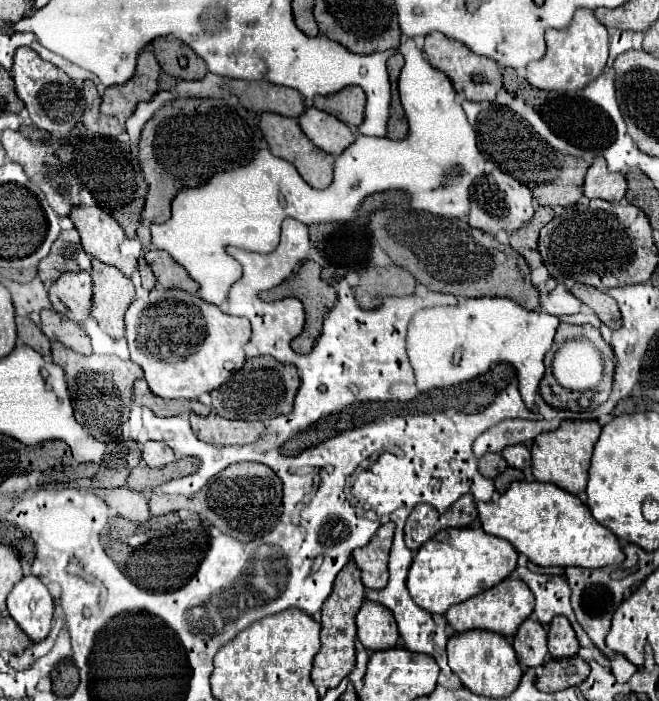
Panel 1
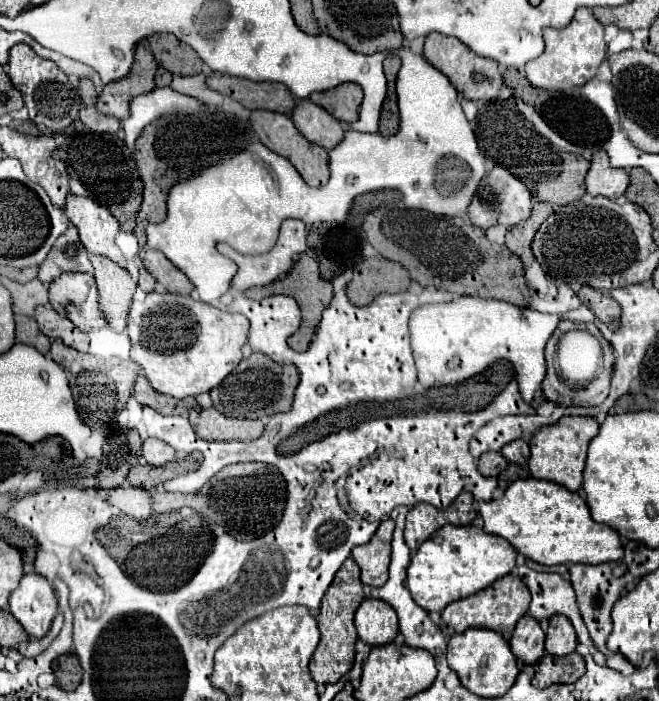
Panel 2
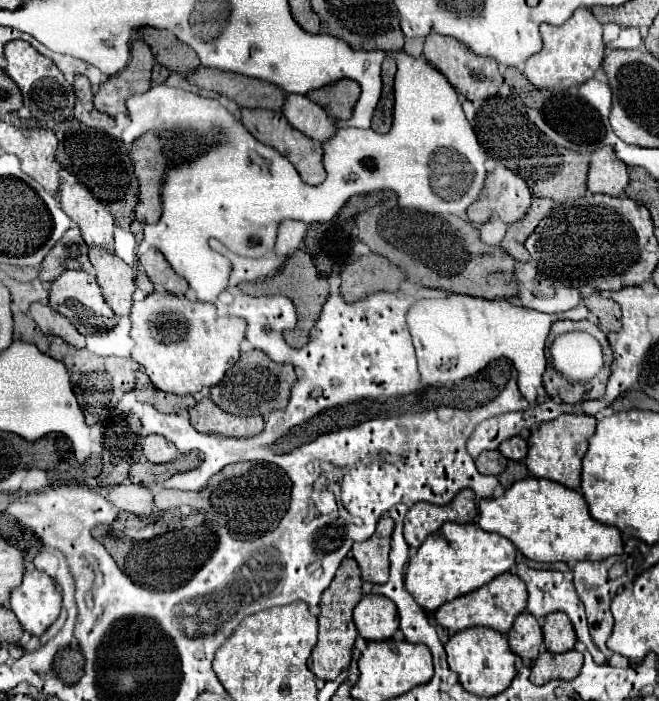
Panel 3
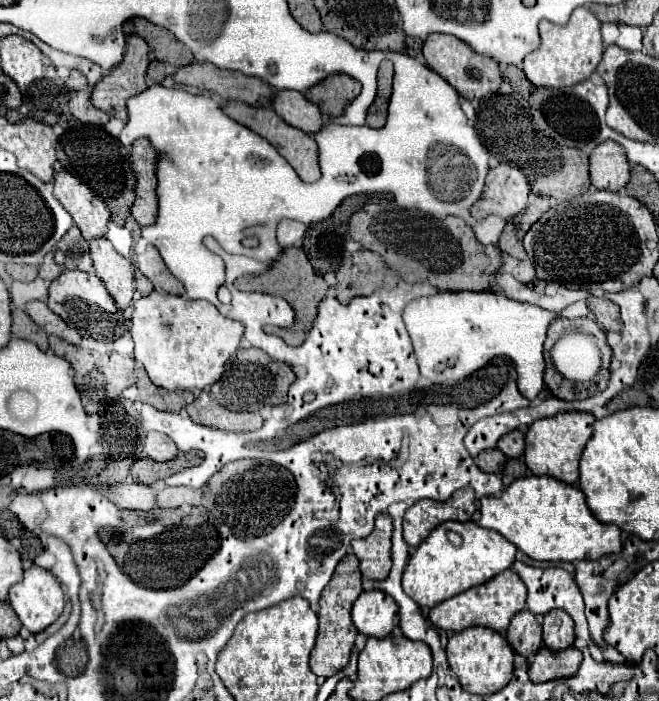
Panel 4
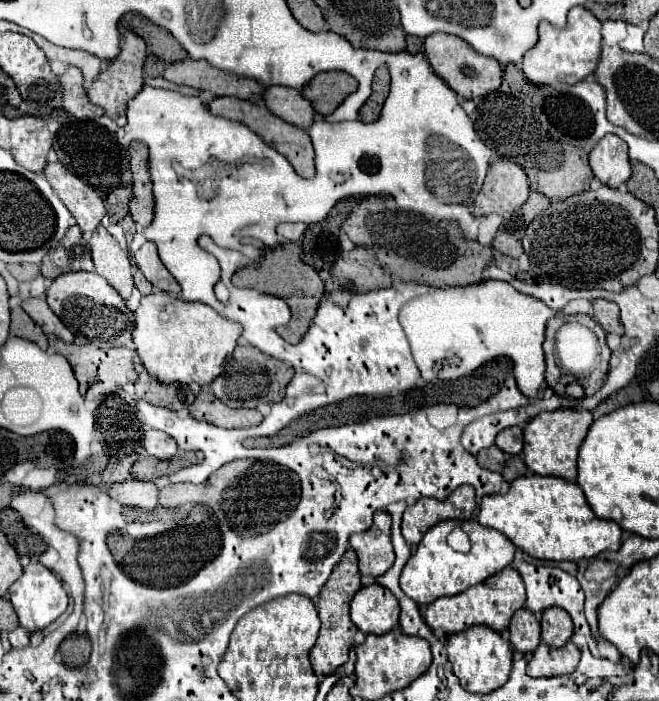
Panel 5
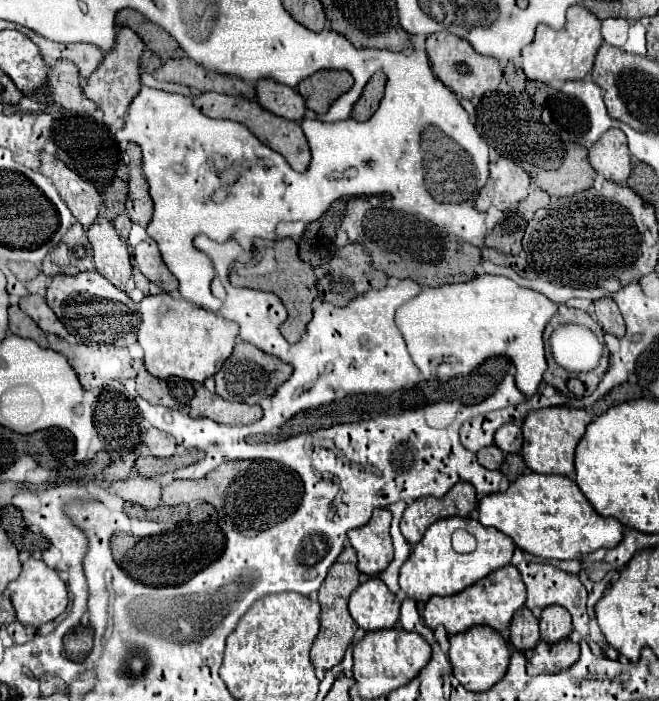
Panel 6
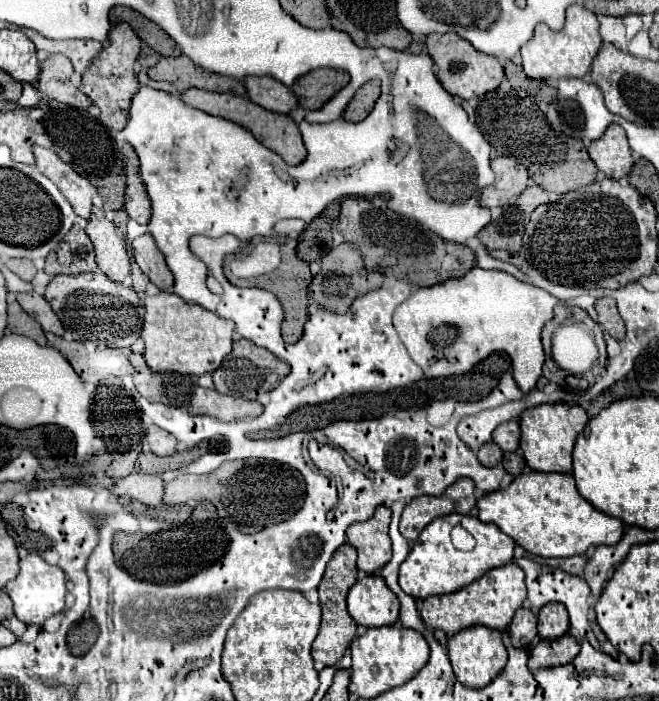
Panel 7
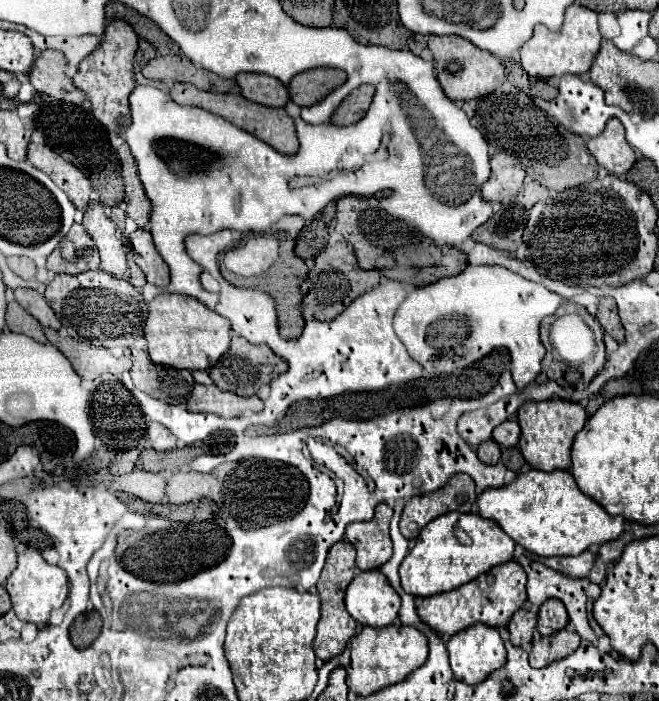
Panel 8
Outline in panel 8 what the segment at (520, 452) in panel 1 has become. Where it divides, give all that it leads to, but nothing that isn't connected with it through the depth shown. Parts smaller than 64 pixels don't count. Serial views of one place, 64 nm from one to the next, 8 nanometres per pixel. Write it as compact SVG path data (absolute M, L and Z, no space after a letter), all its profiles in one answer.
M502 422L498 428L494 428L492 438L502 446L502 448L514 448L520 438L520 426L518 422Z

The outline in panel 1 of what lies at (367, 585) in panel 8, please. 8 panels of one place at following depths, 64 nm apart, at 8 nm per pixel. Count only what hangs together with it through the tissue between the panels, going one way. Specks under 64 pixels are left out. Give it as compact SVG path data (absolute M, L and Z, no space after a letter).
M364 602L356 614L358 640L372 652L394 648L398 642L398 626L388 608L376 602Z

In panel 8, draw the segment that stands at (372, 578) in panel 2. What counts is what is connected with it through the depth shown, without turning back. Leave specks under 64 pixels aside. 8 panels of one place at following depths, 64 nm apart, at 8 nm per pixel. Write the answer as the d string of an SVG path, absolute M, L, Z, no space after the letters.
M378 504L376 514L368 522L354 522L346 526L346 540L358 550L356 566L360 570L378 570L392 556L392 540L388 534L392 508Z

